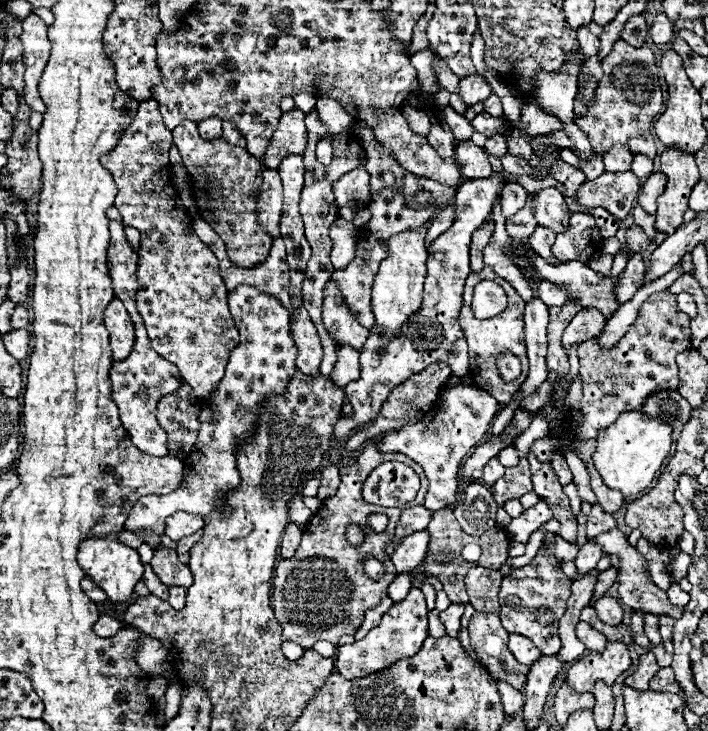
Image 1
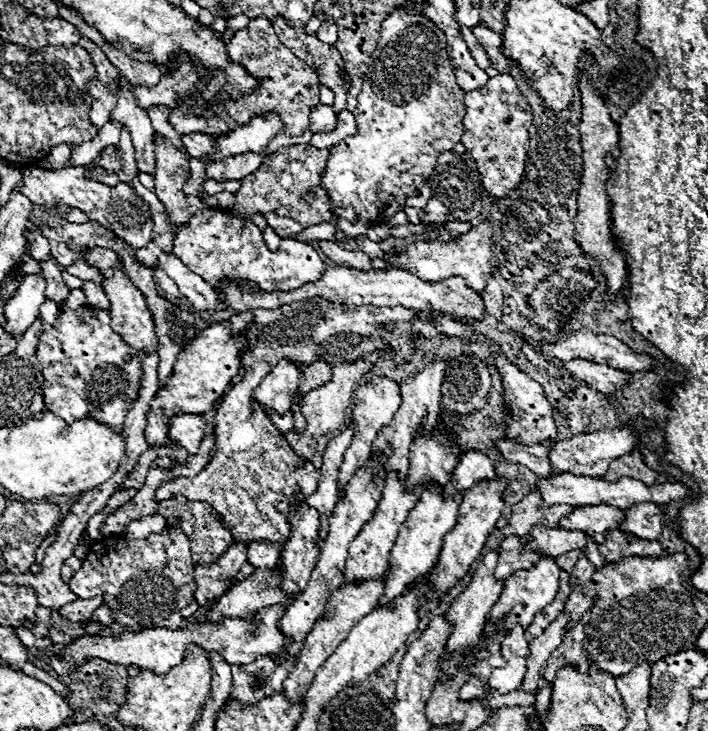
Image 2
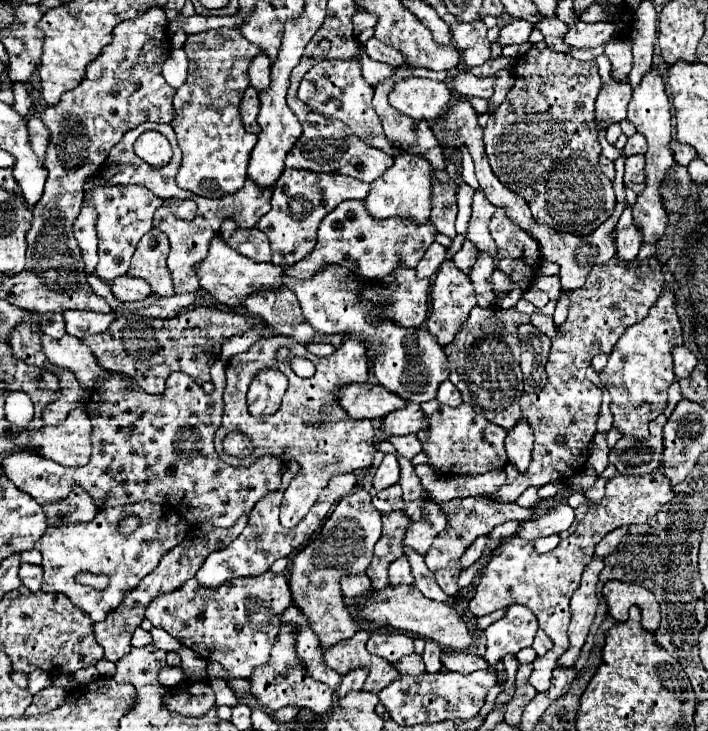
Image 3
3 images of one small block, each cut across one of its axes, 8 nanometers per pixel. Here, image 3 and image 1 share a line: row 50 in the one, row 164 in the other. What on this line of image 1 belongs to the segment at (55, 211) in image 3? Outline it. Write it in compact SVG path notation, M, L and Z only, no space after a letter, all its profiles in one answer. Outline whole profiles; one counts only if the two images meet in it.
M156 100L140 102L140 108L122 132L116 148L108 152L108 156L100 156L104 168L112 172L112 178L118 186L118 196L114 206L120 210L122 220L126 226L138 228L142 242L138 250L138 290L136 290L136 308L144 318L148 336L152 340L152 348L172 360L180 368L184 382L188 382L198 394L198 398L208 396L224 376L224 368L228 364L230 352L238 346L238 328L230 316L228 302L226 302L226 286L218 274L218 260L216 256L198 240L192 228L192 218L188 216L186 208L180 204L178 192L170 182L170 162L168 150L172 146L172 132L164 128L162 116L158 112Z

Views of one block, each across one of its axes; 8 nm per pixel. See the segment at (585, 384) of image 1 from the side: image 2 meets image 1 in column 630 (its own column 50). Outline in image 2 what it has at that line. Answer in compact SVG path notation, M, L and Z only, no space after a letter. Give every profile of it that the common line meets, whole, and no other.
M94 306L60 310L56 324L42 322L36 356L44 374L44 402L50 412L72 424L80 418L96 418L110 428L122 430L126 412L140 386L140 356L110 328L110 312Z

